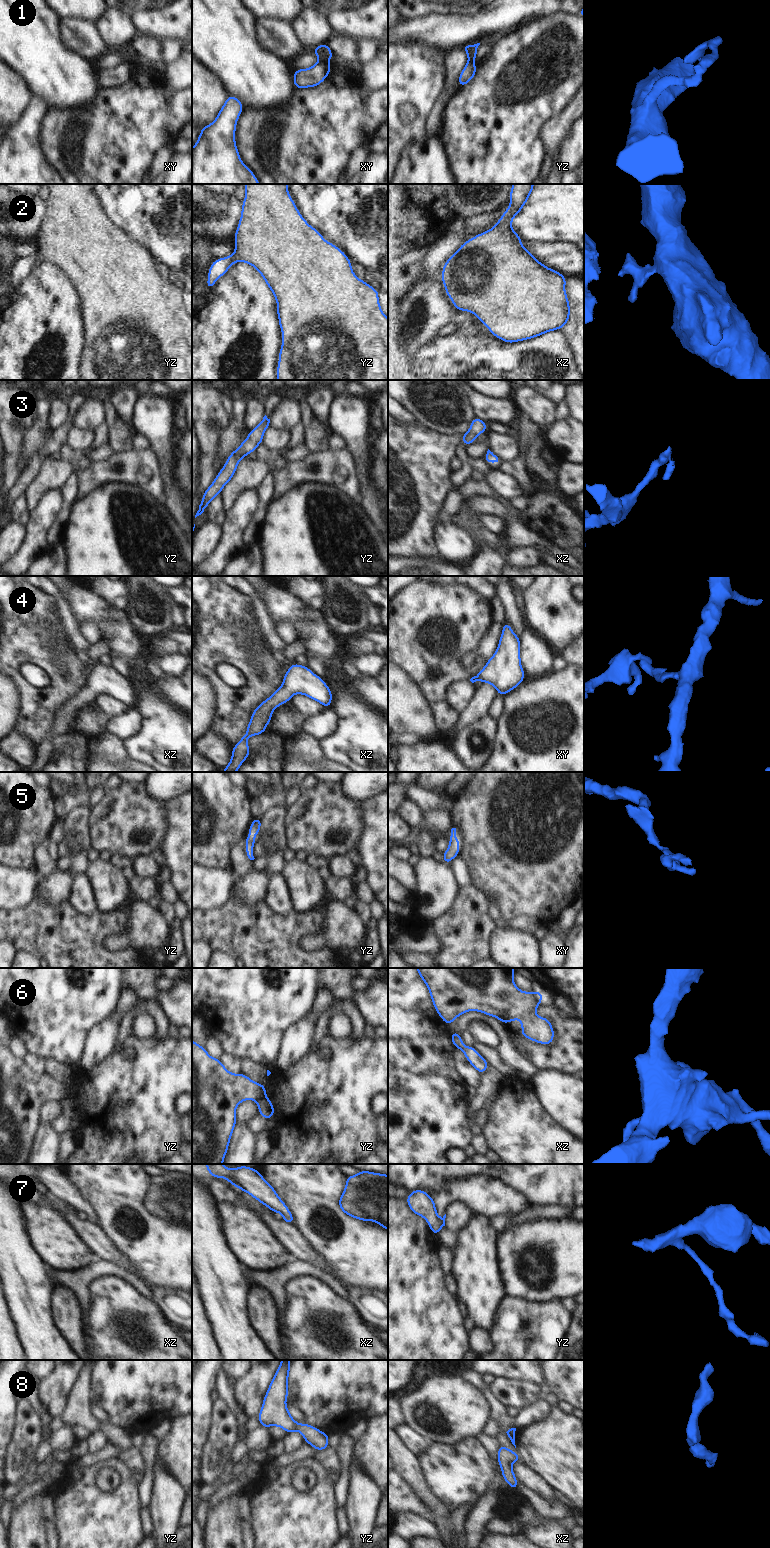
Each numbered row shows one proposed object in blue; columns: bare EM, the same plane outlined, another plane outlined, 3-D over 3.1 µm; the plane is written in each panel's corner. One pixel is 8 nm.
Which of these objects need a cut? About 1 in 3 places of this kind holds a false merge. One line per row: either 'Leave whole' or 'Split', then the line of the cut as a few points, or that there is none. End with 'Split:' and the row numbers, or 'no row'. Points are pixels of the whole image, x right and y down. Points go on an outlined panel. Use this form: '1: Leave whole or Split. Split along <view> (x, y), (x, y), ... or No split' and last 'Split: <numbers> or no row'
1: Split. Split along xy (319, 60), (326, 62)
2: Leave whole. No split
3: Leave whole. No split
4: Leave whole. No split
5: Leave whole. No split
6: Split. Split along yz (265, 1095), (255, 1100)
7: Leave whole. No split
8: Leave whole. No split
Split: 1, 6

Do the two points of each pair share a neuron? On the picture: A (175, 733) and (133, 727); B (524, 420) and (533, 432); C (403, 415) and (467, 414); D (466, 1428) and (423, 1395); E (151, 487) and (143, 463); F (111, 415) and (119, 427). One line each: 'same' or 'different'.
A: different
B: same
C: different
D: same
E: same
F: same

